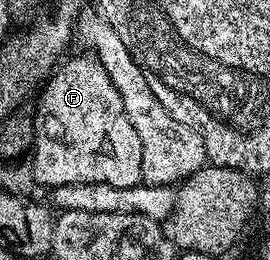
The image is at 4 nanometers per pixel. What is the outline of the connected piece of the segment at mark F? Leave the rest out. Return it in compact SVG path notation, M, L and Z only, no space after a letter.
M71 58L58 65L40 91L41 99L37 102L33 120L35 140L32 159L36 181L40 185L42 182L46 188L80 182L106 182L115 188L142 185L143 144L139 140L139 132L135 132L135 124L131 124L123 108L123 100L115 84L109 79L109 73L105 71L100 61Z

